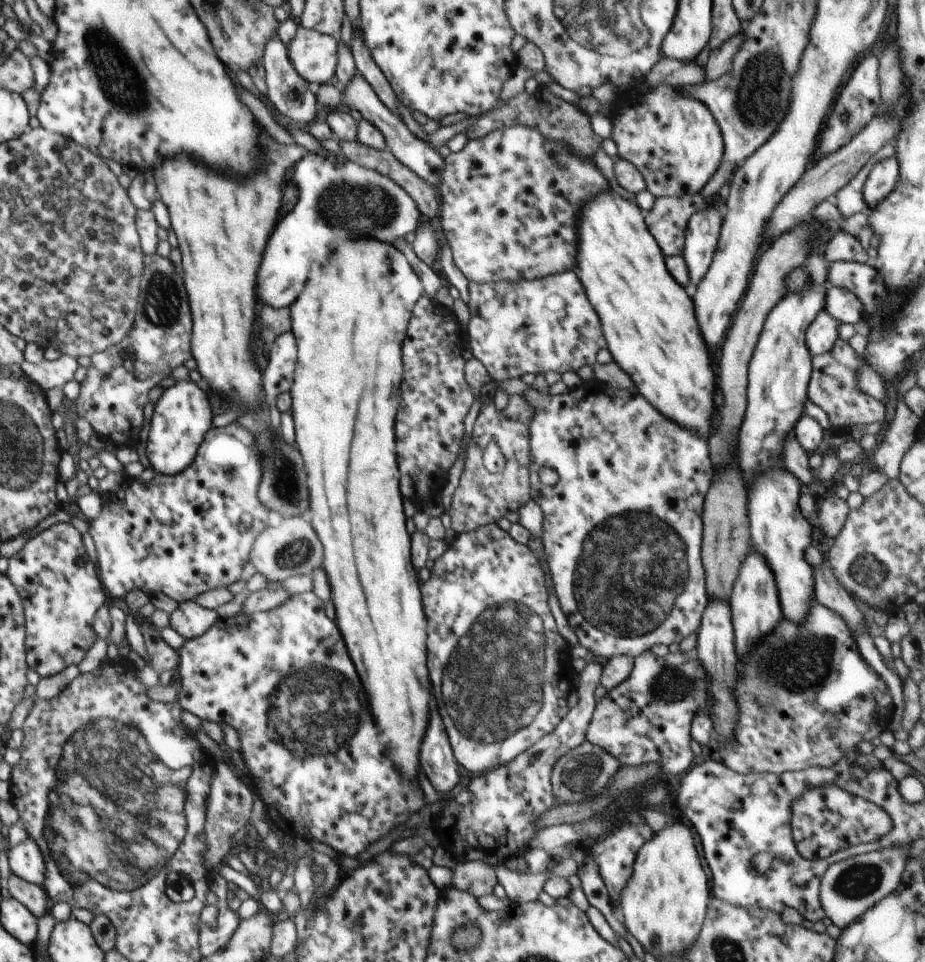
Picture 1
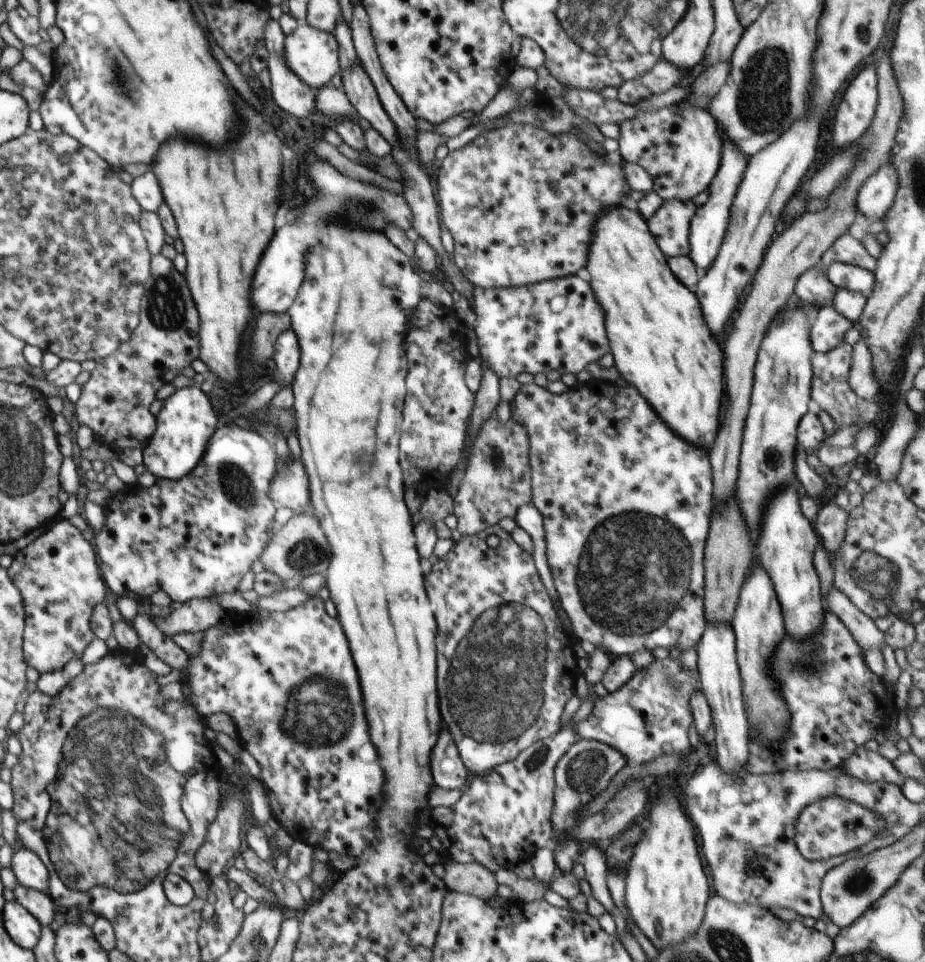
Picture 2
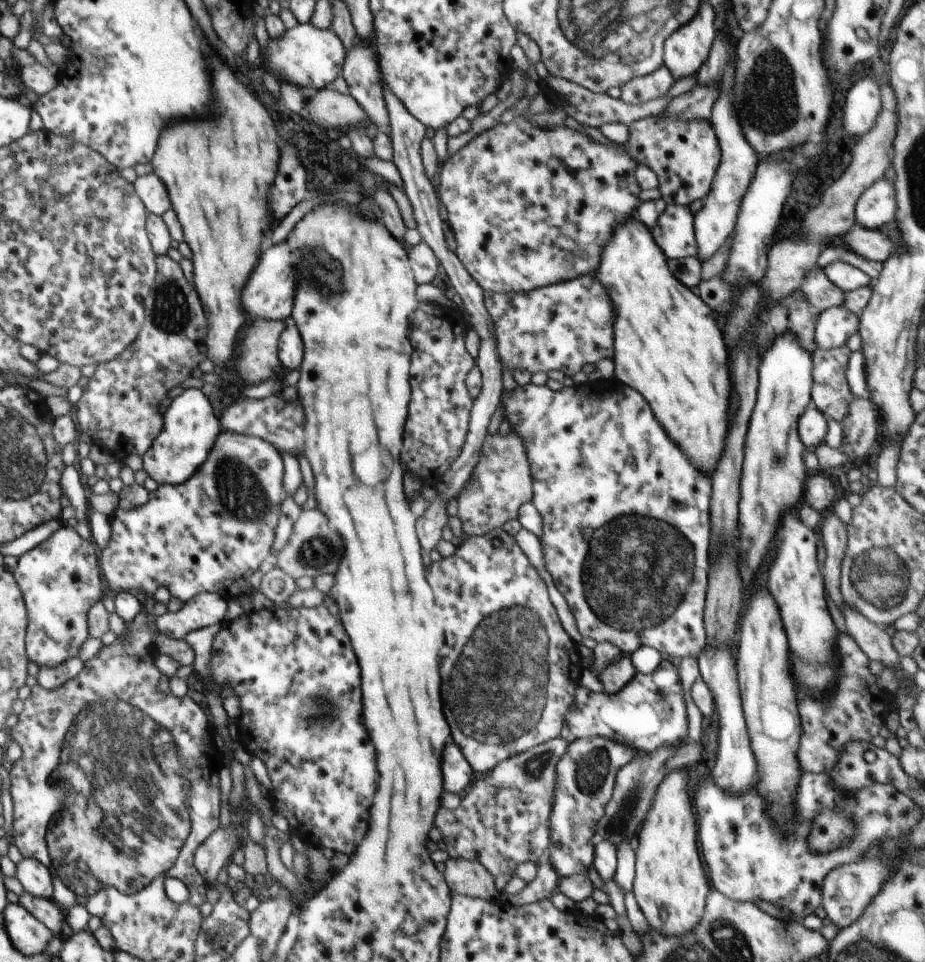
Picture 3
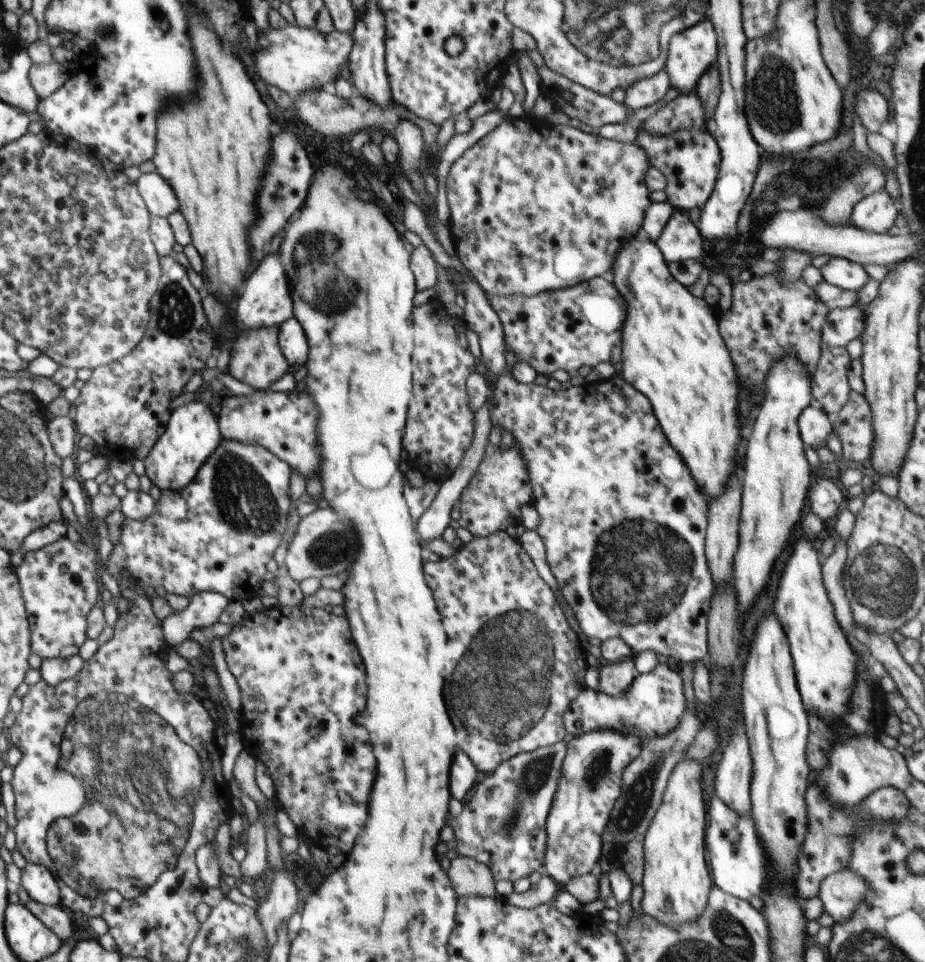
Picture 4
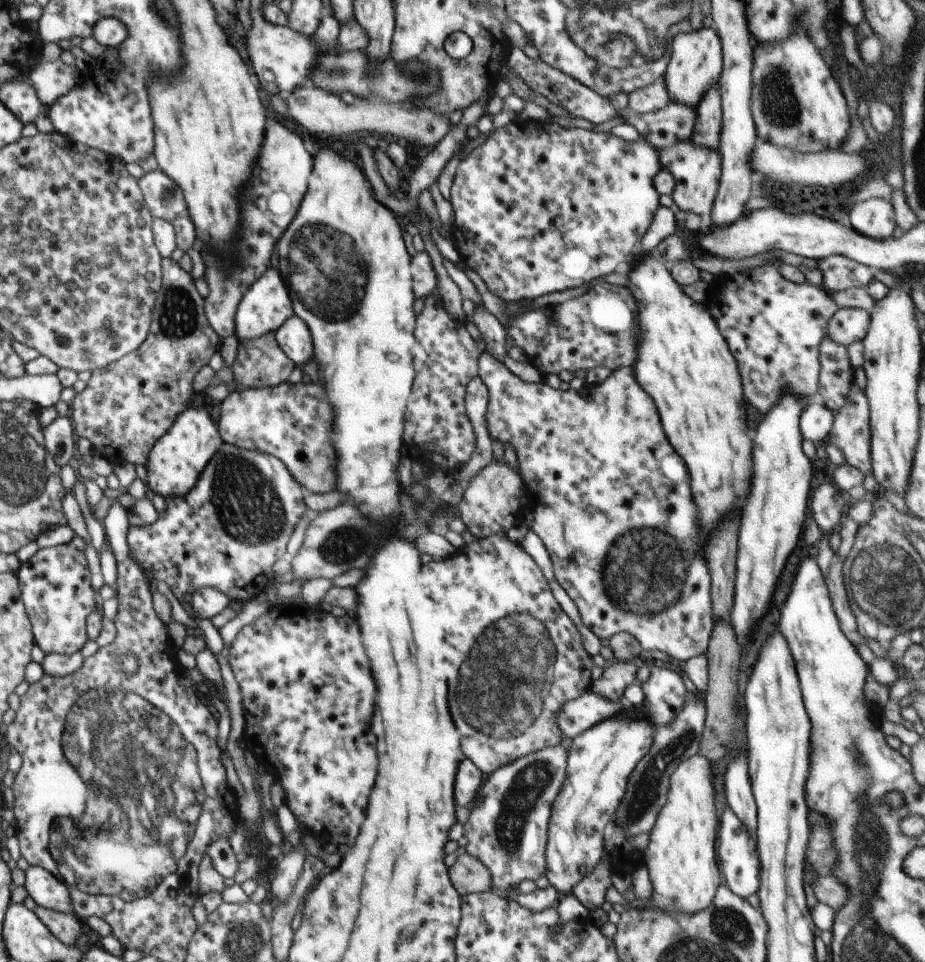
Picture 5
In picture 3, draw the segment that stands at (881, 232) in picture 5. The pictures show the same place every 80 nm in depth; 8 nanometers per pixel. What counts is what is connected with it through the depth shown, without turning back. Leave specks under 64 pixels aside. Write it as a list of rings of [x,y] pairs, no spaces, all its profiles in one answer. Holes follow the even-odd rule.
[[[880,179],[869,186],[855,206],[855,222],[867,229],[879,229],[896,218],[897,200],[893,182]]]

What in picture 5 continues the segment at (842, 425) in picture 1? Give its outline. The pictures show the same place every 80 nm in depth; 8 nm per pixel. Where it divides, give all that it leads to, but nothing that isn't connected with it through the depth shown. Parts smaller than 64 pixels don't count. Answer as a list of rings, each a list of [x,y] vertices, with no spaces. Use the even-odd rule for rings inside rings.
[[[828,334],[821,340],[819,361],[819,393],[835,414],[846,404],[848,391],[854,383],[854,367],[847,347],[834,342]]]

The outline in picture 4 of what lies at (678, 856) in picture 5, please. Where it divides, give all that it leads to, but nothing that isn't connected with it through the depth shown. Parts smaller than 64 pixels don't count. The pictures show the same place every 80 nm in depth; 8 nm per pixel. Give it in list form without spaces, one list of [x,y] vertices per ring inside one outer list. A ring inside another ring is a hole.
[[[684,759],[680,761],[670,773],[666,790],[663,794],[662,804],[657,808],[656,814],[646,831],[645,838],[641,840],[644,849],[644,875],[642,876],[642,886],[644,888],[644,897],[640,904],[644,913],[653,916],[658,922],[668,926],[679,925],[685,922],[696,920],[704,912],[706,908],[709,892],[714,887],[713,878],[711,877],[711,870],[708,869],[708,863],[704,855],[705,852],[705,833],[707,832],[707,802],[702,797],[702,766],[700,762],[696,762],[694,759]]]

